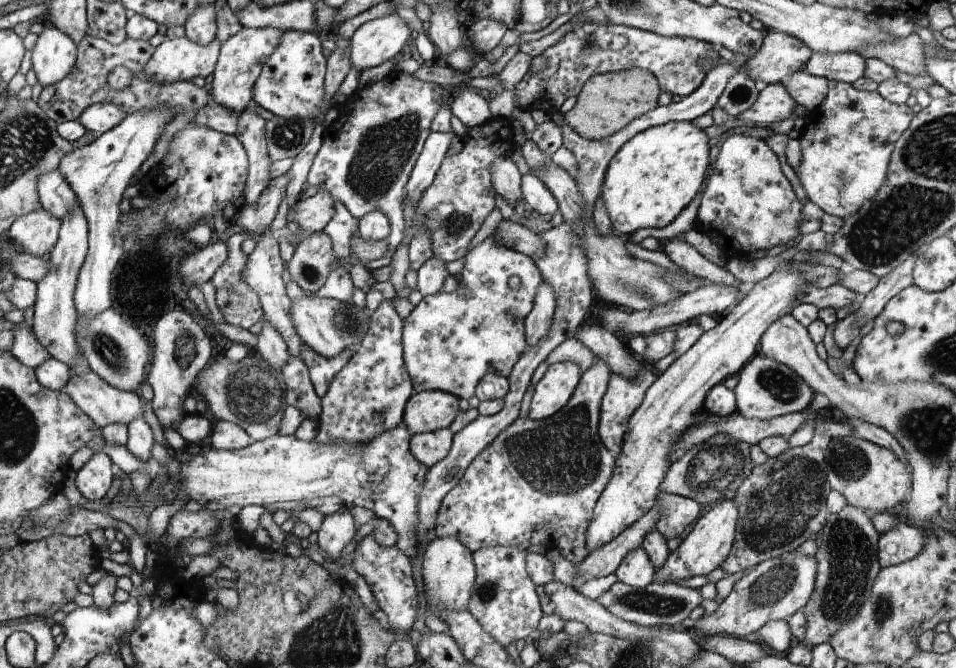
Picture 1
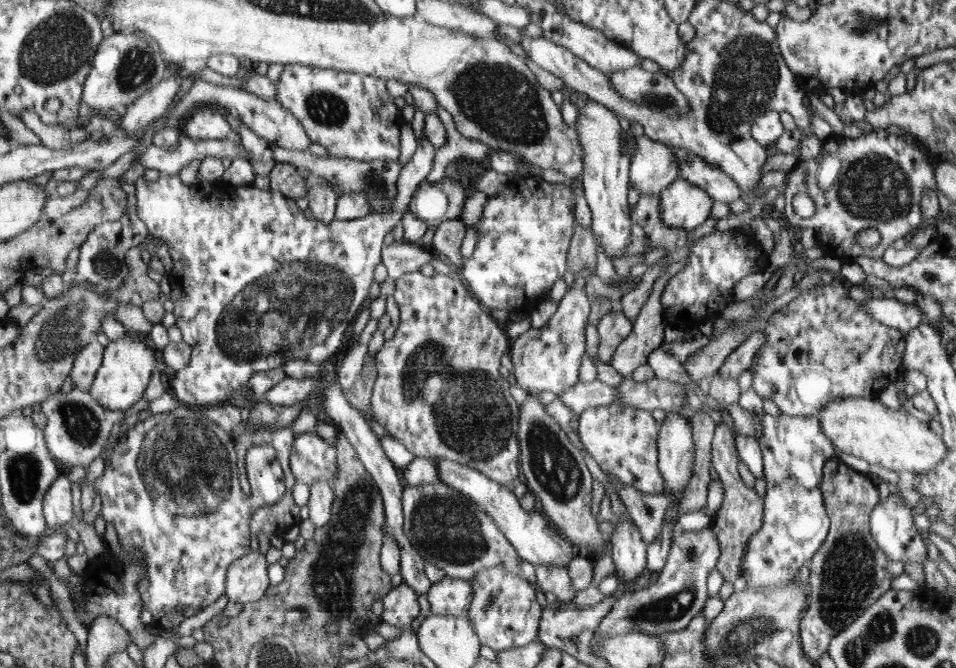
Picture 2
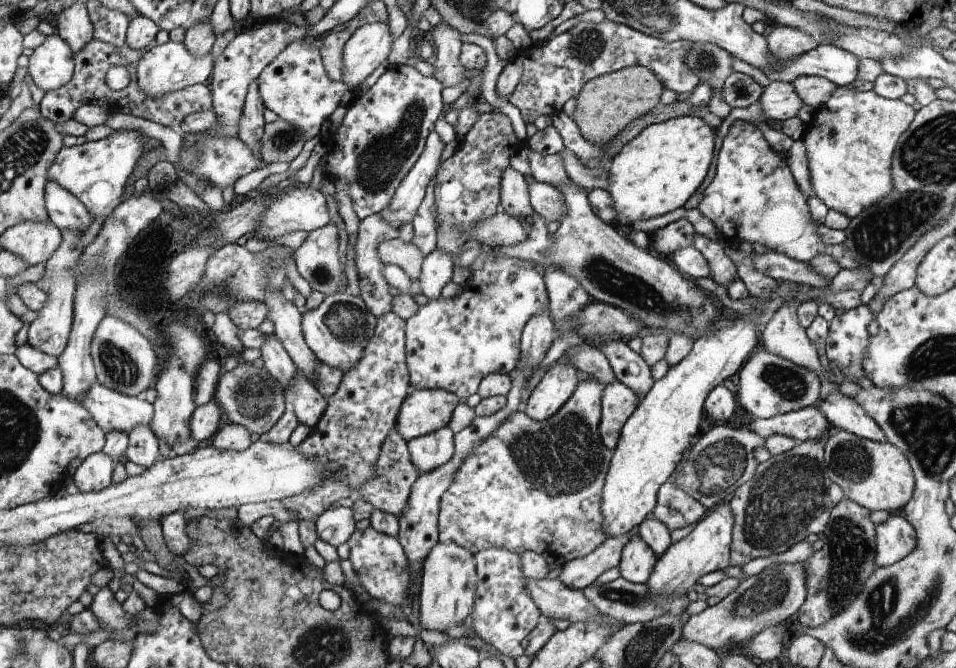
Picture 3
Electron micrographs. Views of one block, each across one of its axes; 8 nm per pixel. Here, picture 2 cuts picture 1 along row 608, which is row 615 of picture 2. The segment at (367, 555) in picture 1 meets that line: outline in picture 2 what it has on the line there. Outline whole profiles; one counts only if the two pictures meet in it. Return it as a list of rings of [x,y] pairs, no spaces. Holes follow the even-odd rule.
[[[404,582],[391,587],[382,602],[383,612],[380,622],[386,622],[392,626],[399,626],[402,629],[410,628],[410,622],[420,614],[416,592]]]

